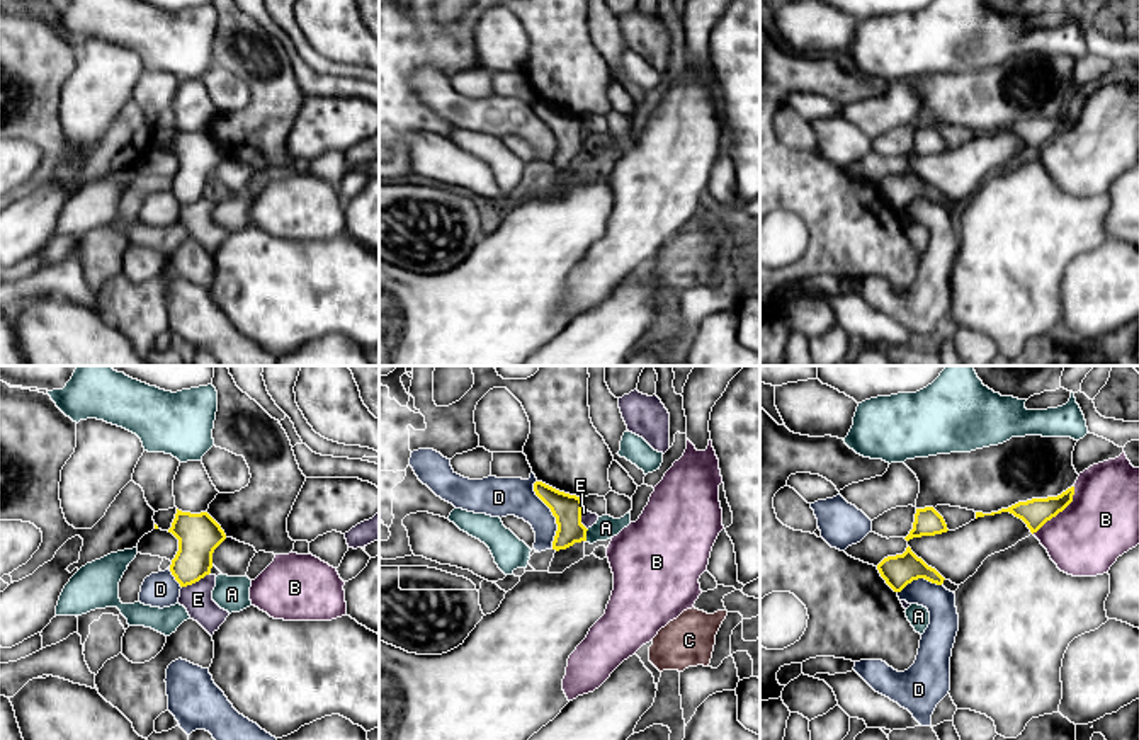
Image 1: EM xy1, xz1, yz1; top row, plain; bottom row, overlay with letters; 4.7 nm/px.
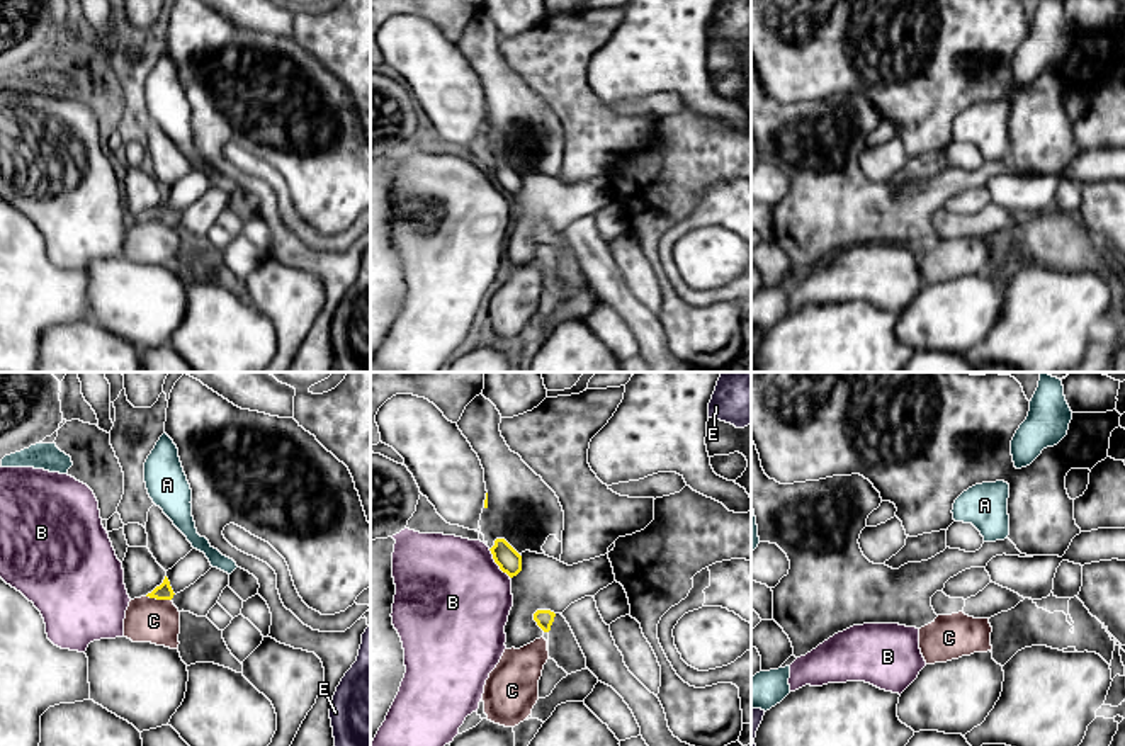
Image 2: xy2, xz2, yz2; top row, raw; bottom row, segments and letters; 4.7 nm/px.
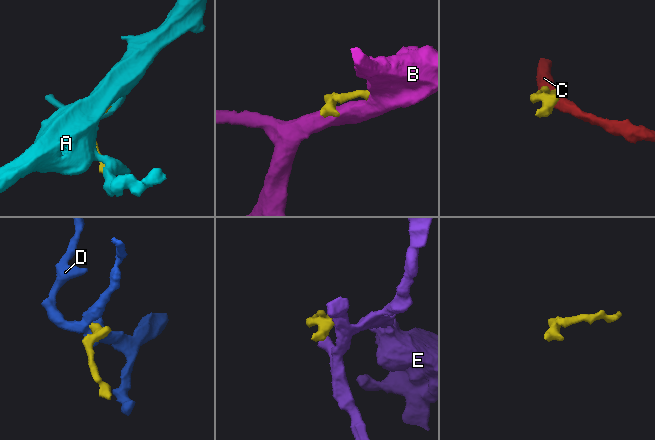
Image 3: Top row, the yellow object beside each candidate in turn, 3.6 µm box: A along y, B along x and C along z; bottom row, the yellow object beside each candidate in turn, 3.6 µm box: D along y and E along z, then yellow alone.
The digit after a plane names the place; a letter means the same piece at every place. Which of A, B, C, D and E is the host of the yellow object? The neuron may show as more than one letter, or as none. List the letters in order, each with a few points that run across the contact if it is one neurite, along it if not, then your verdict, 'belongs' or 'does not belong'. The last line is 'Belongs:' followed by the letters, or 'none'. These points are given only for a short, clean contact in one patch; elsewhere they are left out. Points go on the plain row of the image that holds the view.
A: does not belong
B: does not belong
C: xy2 (146, 214), (157, 220), (170, 220) | does not belong
D: xz1 (536, 99), (534, 111), (555, 136), (556, 153), (553, 165) | does not belong
E: xy1 (209, 191), (182, 206) | does not belong
Belongs: none

